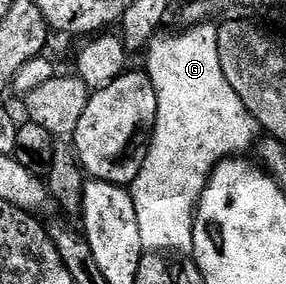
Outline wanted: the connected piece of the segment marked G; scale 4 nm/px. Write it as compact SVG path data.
M205 21L189 26L181 35L172 35L162 40L160 60L156 63L154 75L156 91L160 94L156 130L152 132L148 149L139 164L136 184L131 184L130 190L136 203L145 252L169 253L184 251L196 243L196 213L212 172L224 160L243 156L244 150L248 146L249 150L257 142L258 124L228 72L224 70L220 33L215 22Z

